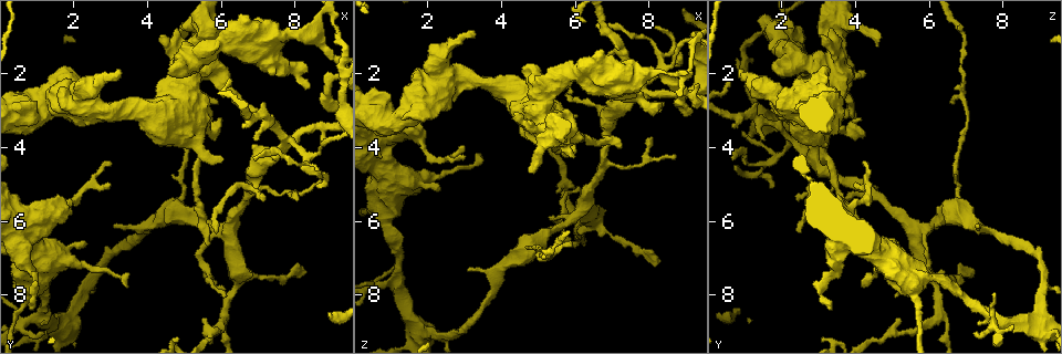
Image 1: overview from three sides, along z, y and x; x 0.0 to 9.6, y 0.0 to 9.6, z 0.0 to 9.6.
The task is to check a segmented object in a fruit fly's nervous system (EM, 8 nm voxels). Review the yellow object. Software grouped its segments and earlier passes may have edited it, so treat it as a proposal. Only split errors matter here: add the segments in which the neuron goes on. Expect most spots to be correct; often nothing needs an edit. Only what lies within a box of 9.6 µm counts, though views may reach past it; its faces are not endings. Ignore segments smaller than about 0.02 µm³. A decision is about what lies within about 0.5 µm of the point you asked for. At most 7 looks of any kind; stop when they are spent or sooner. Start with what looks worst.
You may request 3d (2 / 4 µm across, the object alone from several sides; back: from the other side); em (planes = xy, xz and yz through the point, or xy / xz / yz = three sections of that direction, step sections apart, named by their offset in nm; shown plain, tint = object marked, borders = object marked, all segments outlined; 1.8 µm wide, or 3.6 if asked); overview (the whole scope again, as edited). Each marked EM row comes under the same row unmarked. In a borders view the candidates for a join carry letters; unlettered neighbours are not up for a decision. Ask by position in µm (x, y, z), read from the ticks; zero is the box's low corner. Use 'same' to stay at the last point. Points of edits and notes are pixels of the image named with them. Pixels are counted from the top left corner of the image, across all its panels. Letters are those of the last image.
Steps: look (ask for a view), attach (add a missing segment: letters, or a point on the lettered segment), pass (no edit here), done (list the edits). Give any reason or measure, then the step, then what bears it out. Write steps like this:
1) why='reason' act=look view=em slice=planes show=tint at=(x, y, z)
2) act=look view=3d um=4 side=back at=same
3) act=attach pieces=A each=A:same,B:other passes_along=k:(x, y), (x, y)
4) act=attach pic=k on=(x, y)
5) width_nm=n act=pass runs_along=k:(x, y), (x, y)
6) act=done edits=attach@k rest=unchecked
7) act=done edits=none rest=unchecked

why='free end' act=look view=em slice=yz step=4 show=borders at=(8.45, 2.35, 2.80)

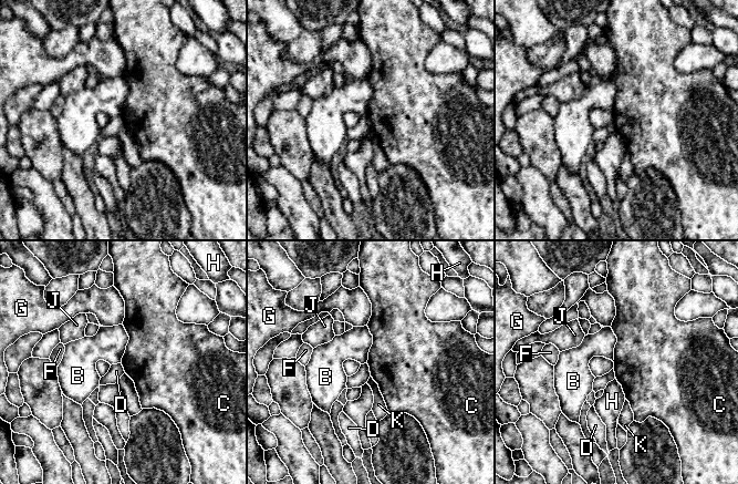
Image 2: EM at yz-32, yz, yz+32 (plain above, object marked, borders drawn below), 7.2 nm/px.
why='another direction' act=look view=em slice=planes show=borders at=same

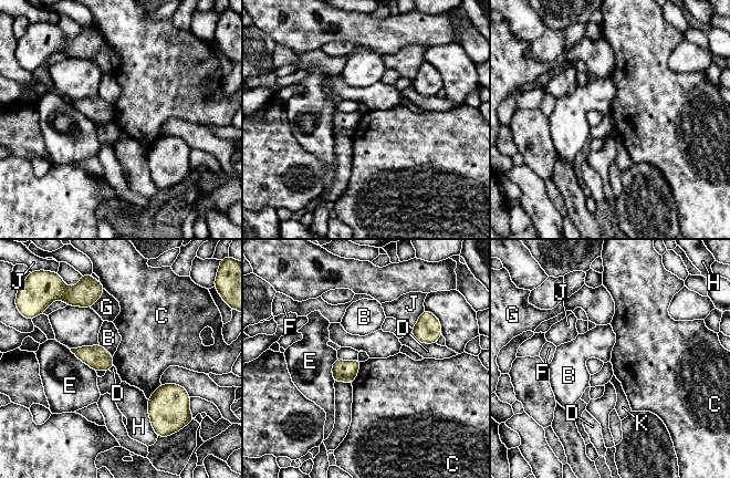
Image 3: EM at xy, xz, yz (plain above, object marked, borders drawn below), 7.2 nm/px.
act=pass each=B:other,C:other,D:other,E:other,F:other,G:other,H:other,J:other,K:other border=3:(362, 362), (356, 377), (351, 383) found='no lettered segment goes on from it'

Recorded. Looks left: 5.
why='thin end' act=look view=em slice=planes show=borders at=(8.65, 5.10, 1.85)

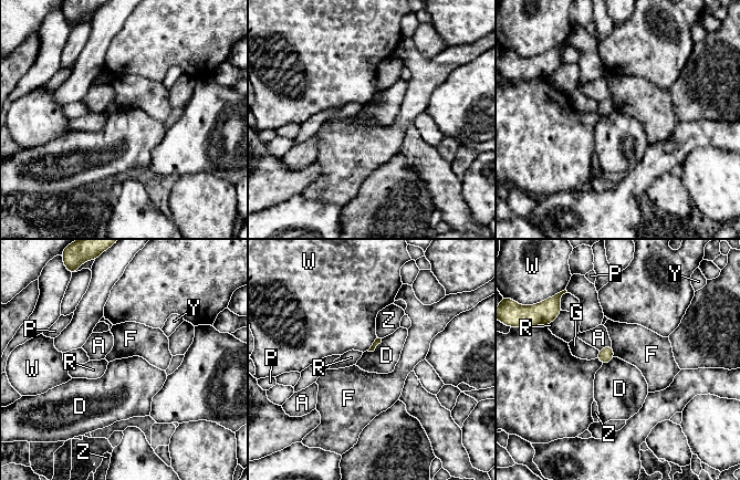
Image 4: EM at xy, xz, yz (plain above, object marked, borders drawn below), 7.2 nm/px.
act=pass each=A:other,D:other,F:other,G:other,P:other,R:other,W:other,Y:other,Z:other border=4:(382, 338), (373, 351), (367, 351) found='none of them fits'

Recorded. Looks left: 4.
why='calibre changes' act=look view=em slice=planes show=borders at=(2.70, 2.25, 1.10)

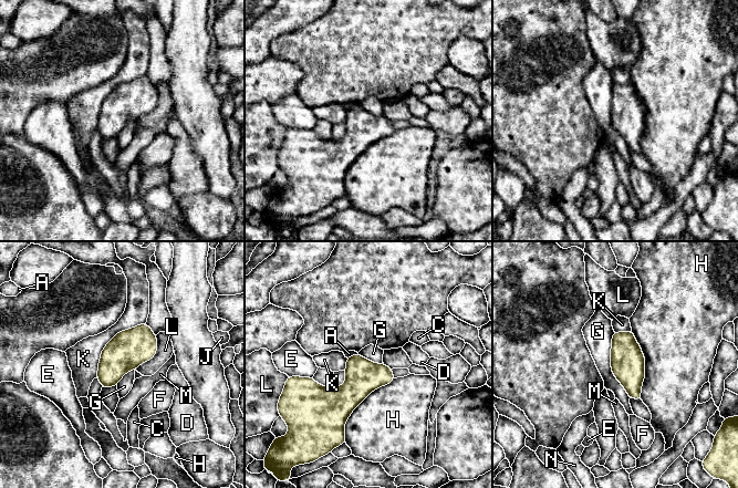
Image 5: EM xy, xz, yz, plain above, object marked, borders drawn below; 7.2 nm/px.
width_nm=260 act=pass each=A:other,C:other,D:other,E:other,F:other,G:other,H:other,J:other,K:other,L:other,M:other,N:other border=5:(613, 332), (611, 373), (630, 397) found='none of them fits'

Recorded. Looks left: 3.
act=done edits=none rest=unchecked

